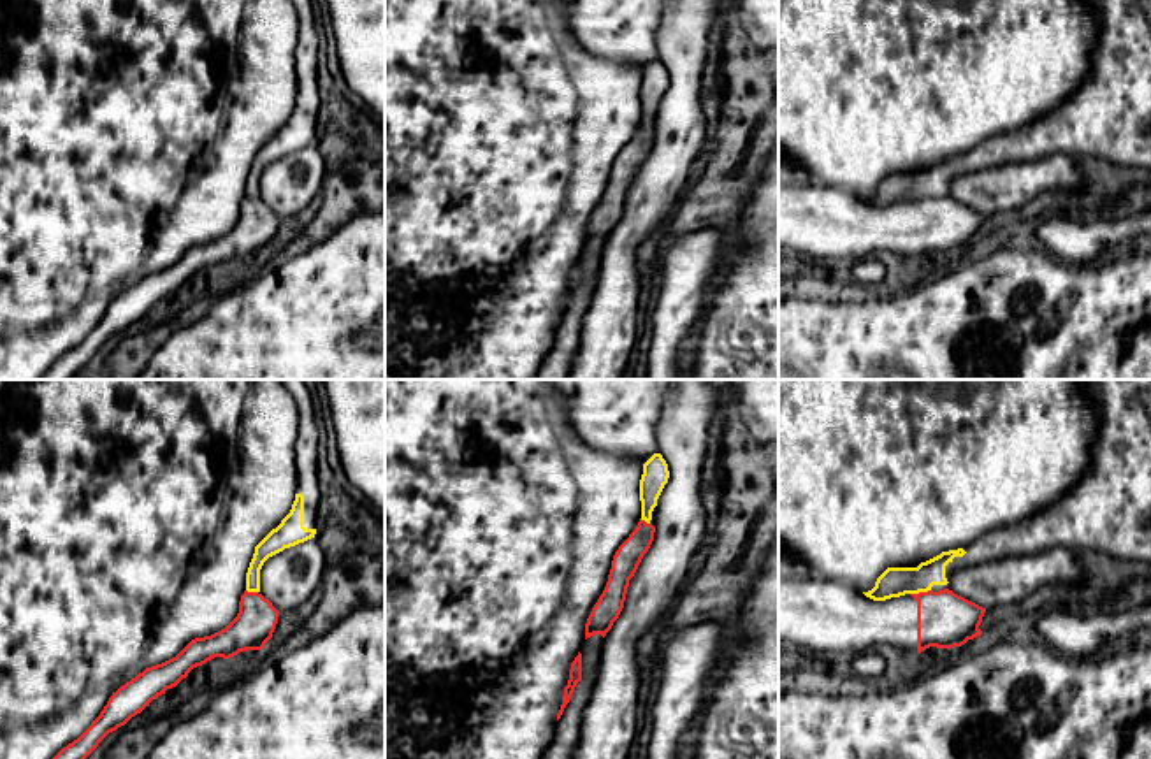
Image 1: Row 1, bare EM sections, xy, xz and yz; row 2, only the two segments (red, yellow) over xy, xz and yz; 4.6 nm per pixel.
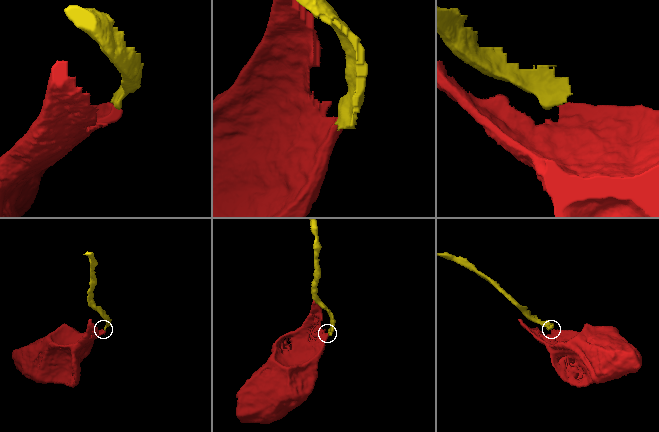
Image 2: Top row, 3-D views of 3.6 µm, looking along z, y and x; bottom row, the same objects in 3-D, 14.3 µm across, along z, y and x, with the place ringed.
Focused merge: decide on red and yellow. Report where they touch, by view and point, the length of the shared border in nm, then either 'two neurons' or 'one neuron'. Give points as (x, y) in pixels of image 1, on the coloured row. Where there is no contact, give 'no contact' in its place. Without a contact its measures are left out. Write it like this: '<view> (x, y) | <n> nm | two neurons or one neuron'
yz (919, 592) | 100 nm | two neurons

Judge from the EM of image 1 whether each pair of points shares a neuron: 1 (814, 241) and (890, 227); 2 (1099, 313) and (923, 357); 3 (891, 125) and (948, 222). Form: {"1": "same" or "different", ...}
{"1": "same", "2": "same", "3": "different"}

